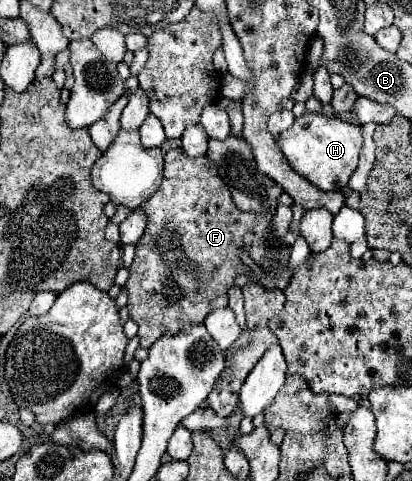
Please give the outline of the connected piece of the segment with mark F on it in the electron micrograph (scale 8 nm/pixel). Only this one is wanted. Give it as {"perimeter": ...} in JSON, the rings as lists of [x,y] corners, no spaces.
{"perimeter":[[[170,149],[164,155],[164,181],[160,189],[142,205],[142,209],[148,215],[150,231],[146,231],[144,241],[138,241],[136,245],[136,257],[130,265],[126,289],[130,319],[138,323],[140,347],[150,347],[162,335],[178,333],[178,329],[186,323],[202,323],[210,311],[228,305],[226,293],[238,277],[244,235],[254,231],[258,213],[240,211],[234,205],[230,191],[218,177],[212,161],[208,161],[204,155],[190,159],[180,153],[180,149]]]}

